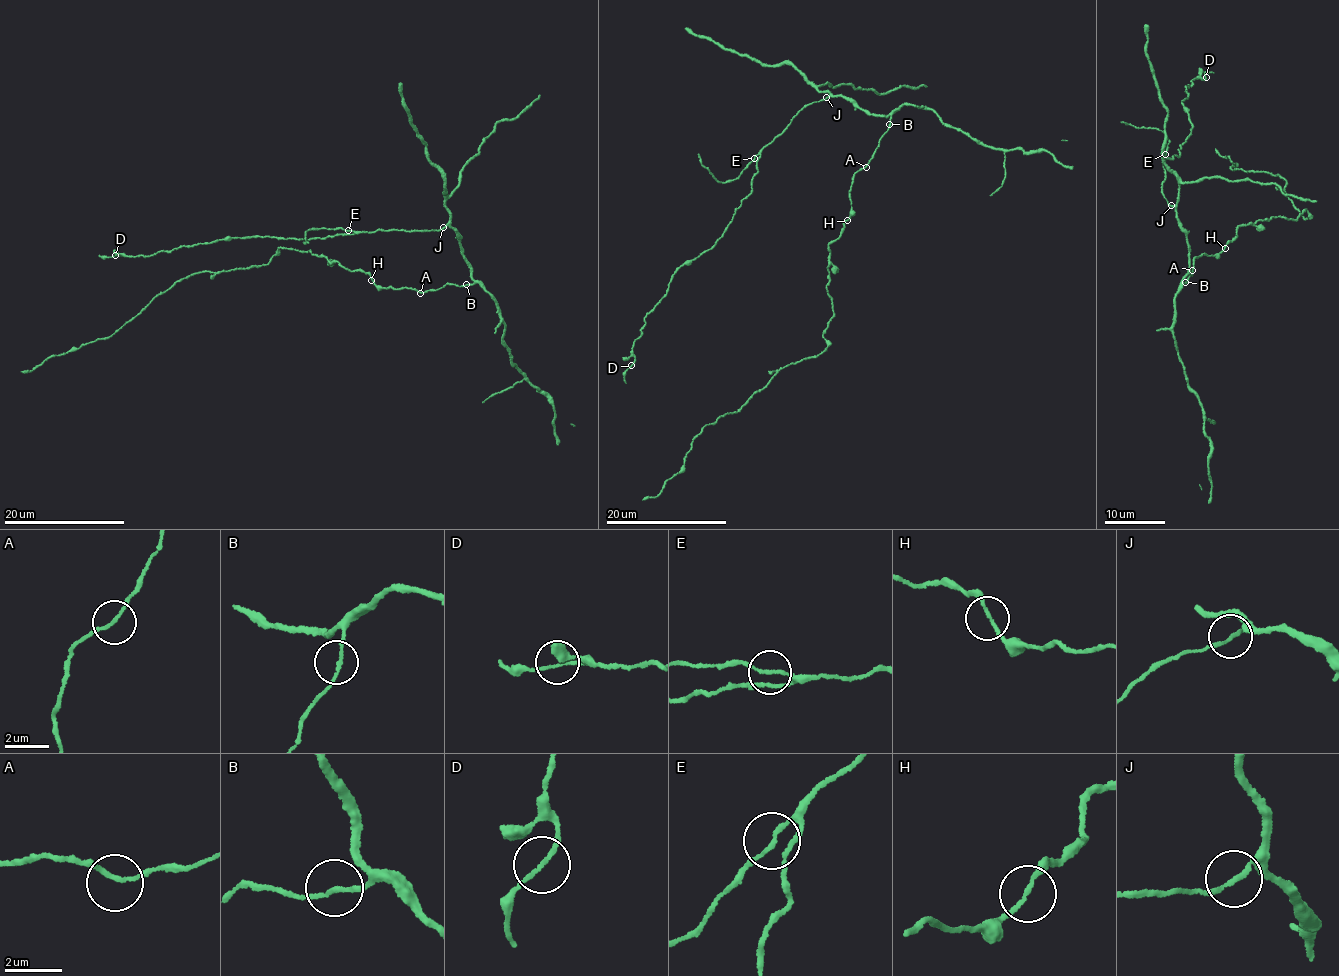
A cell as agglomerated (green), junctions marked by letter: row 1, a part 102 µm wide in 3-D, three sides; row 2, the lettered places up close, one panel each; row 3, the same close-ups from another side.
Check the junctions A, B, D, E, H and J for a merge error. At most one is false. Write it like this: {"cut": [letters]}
{"cut": []}

